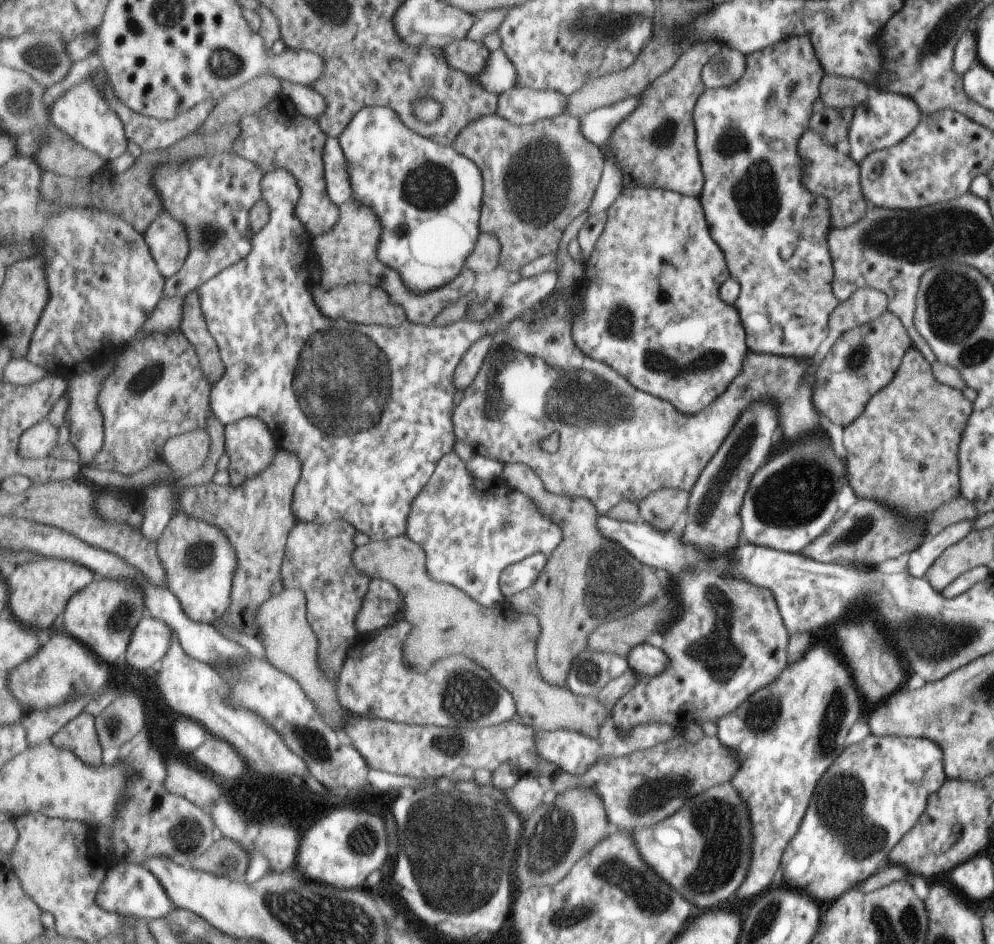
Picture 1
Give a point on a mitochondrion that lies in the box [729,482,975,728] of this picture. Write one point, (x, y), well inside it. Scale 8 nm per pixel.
(862, 527)

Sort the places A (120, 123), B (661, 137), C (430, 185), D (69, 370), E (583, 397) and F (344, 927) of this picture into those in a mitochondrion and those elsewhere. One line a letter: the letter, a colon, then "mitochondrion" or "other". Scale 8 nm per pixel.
A: other
B: mitochondrion
C: mitochondrion
D: other
E: mitochondrion
F: mitochondrion

